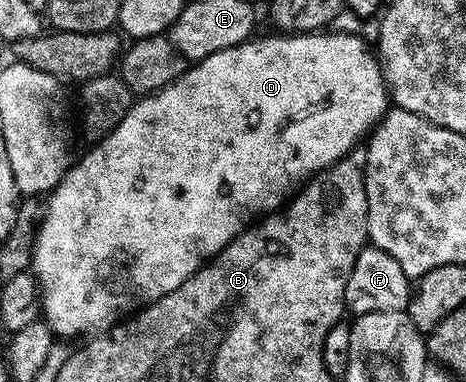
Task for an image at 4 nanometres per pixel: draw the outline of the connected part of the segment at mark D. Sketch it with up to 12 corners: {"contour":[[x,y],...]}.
{"contour":[[359,34],[137,98],[35,228],[53,336],[178,289],[384,118]]}

